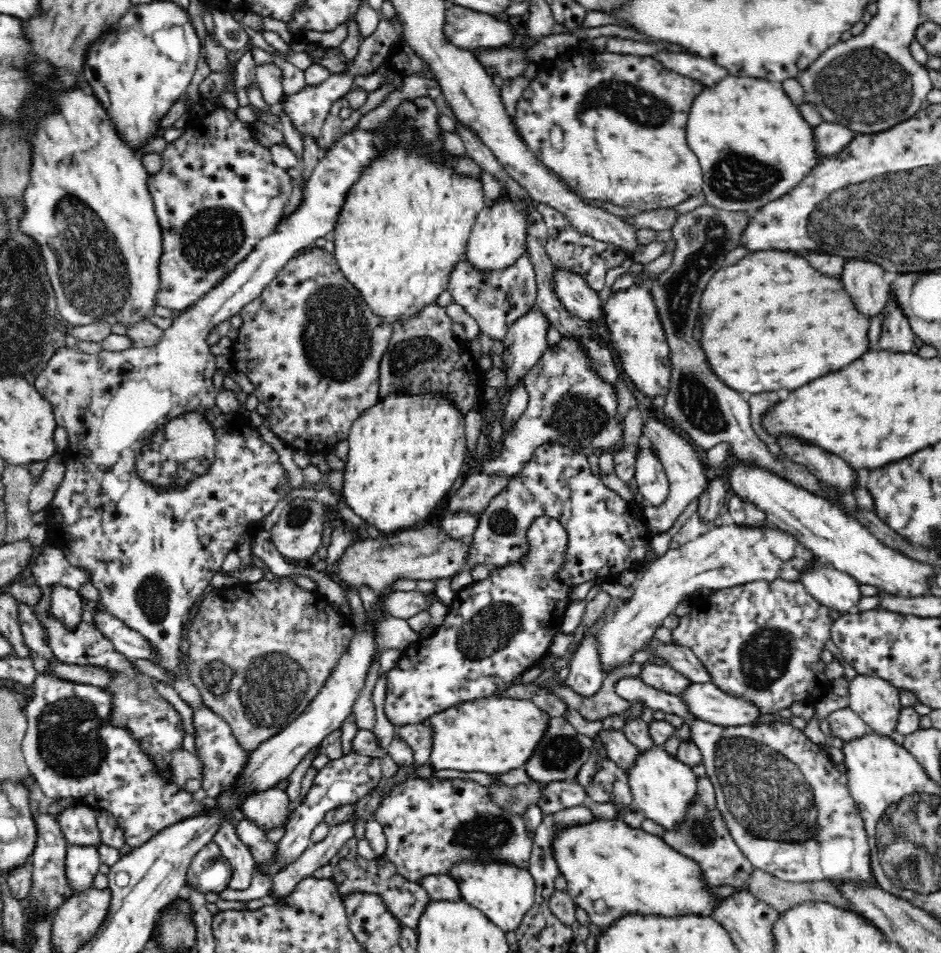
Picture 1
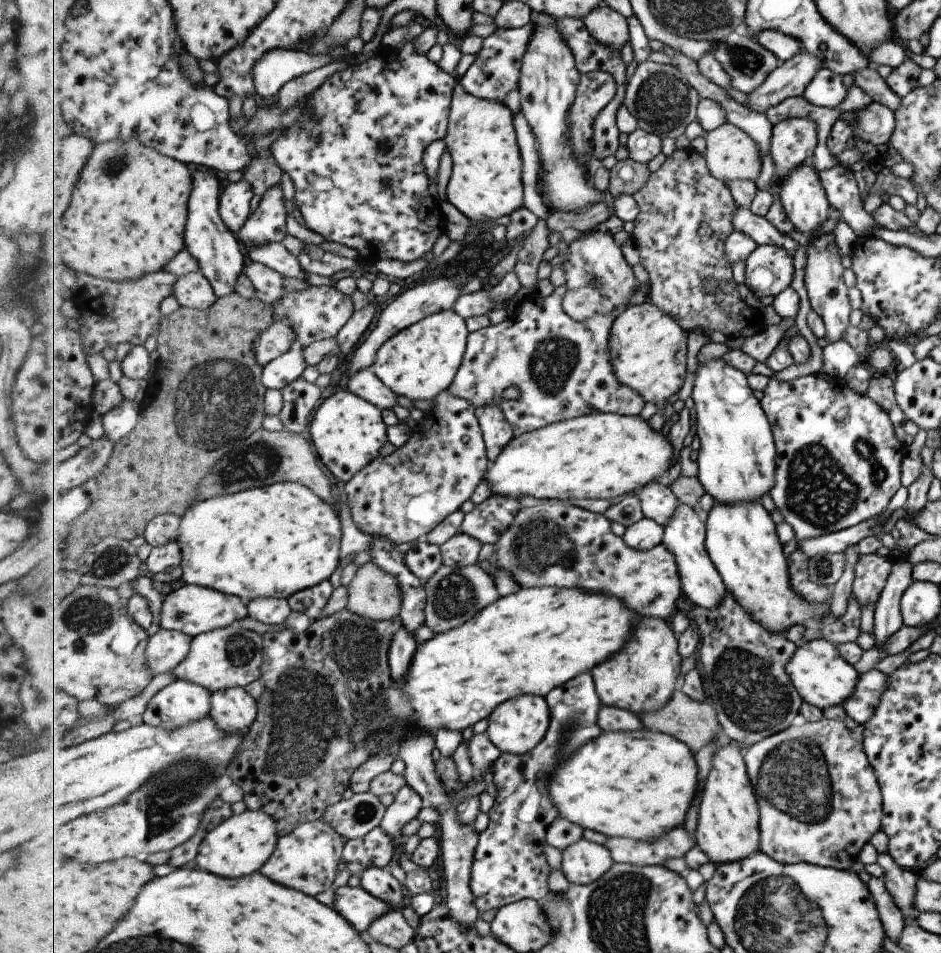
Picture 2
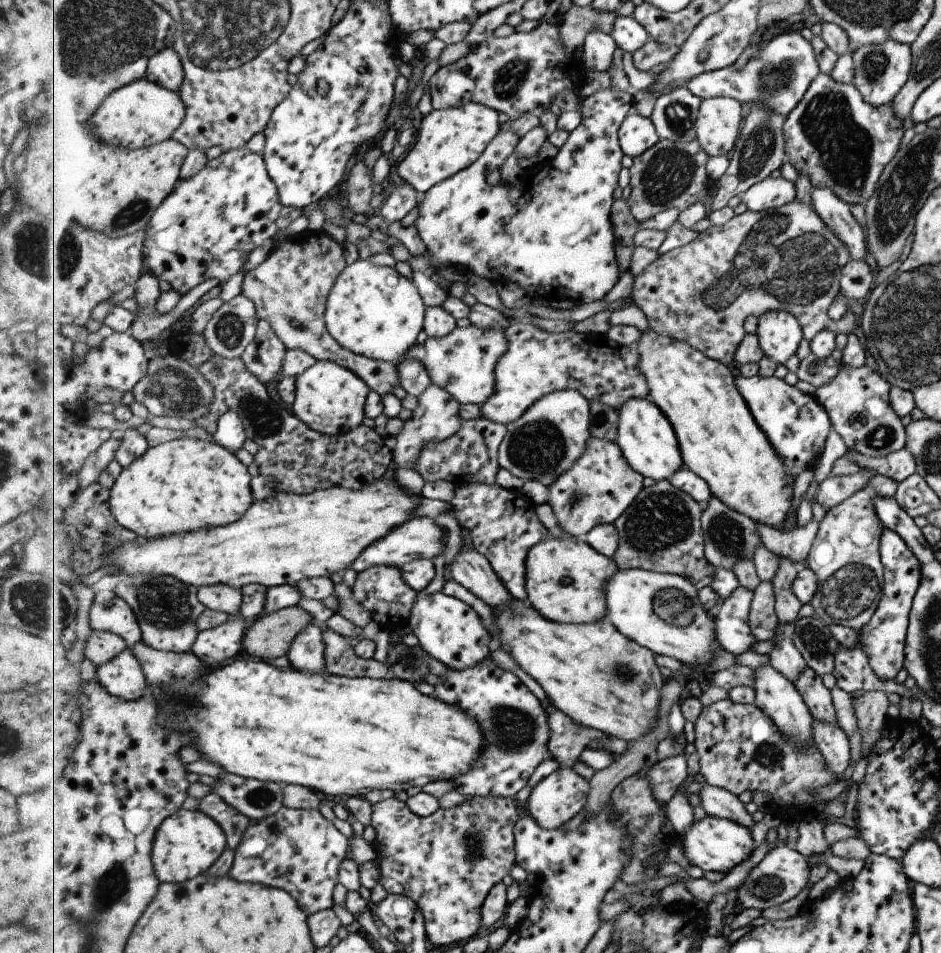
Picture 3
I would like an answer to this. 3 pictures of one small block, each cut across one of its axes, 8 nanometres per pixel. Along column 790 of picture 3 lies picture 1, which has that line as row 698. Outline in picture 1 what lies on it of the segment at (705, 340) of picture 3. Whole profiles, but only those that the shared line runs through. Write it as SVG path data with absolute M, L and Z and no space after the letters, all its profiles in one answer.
M268 576L249 586L239 584L230 588L222 588L222 590L212 590L206 595L206 598L201 602L200 612L192 618L192 624L187 629L186 638L190 642L188 649L190 666L188 666L188 673L190 673L192 681L194 681L194 685L200 689L204 703L216 714L226 719L240 745L250 752L256 750L262 742L284 730L284 727L298 717L305 709L305 706L308 706L308 703L320 690L325 678L336 666L341 652L345 649L352 633L353 629L350 625L350 619L344 616L344 613L340 613L340 610L337 610L336 606L333 606L332 602L328 601L324 593L317 590L306 591L294 583L290 577L275 578Z

